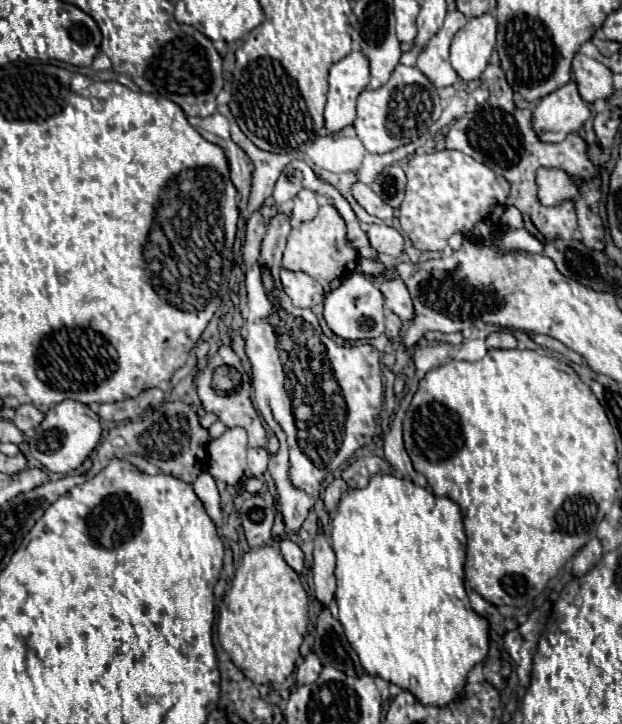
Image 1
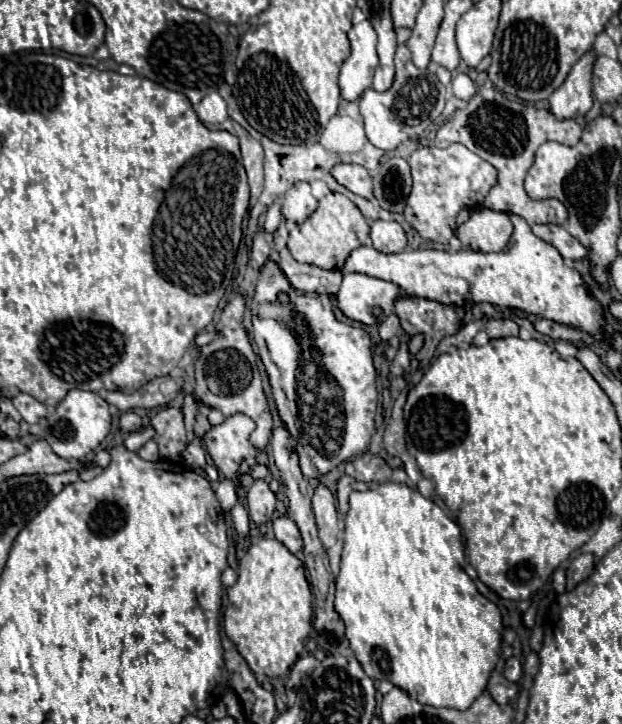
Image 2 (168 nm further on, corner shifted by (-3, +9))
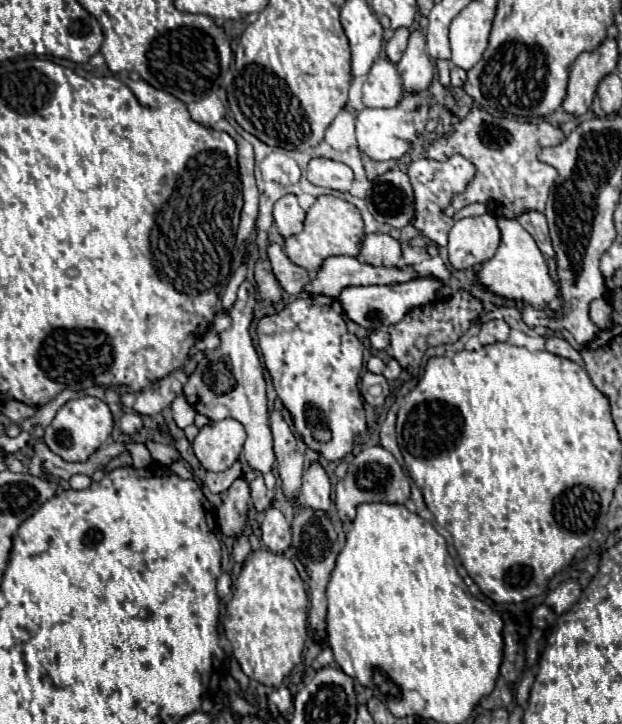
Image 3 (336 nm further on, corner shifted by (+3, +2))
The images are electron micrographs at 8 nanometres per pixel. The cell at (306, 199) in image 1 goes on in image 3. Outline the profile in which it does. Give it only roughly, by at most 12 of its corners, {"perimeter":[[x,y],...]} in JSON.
{"perimeter":[[288,193],[274,205],[282,237],[298,235],[304,209]]}

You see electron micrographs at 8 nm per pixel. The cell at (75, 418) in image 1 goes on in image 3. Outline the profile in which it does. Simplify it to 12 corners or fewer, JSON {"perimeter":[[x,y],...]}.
{"perimeter":[[96,397],[62,405],[44,443],[86,461],[114,429]]}

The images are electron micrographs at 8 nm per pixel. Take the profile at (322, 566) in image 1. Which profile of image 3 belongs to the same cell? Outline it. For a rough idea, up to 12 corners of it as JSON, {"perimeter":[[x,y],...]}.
{"perimeter":[[320,463],[304,471],[298,501],[330,513],[330,479]]}

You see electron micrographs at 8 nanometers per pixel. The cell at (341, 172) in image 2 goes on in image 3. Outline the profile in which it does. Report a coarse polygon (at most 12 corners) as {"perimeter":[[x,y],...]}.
{"perimeter":[[320,157],[308,163],[308,181],[348,193],[354,173]]}

